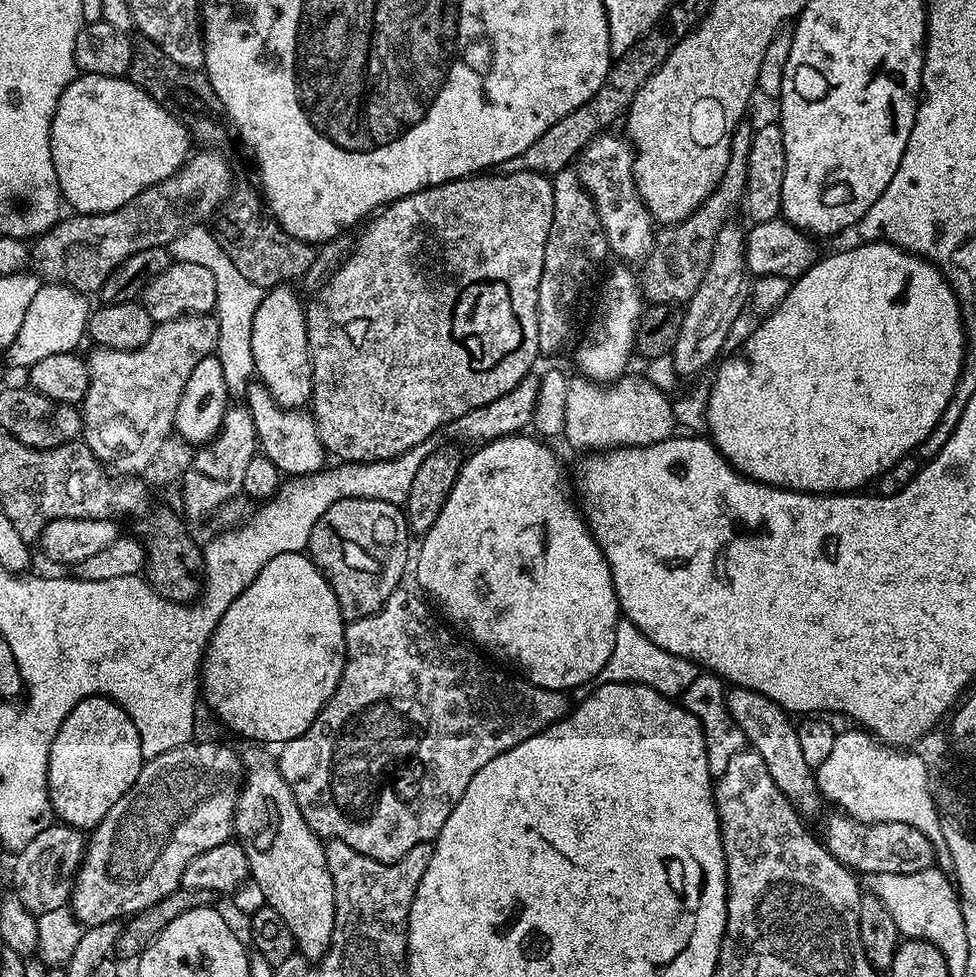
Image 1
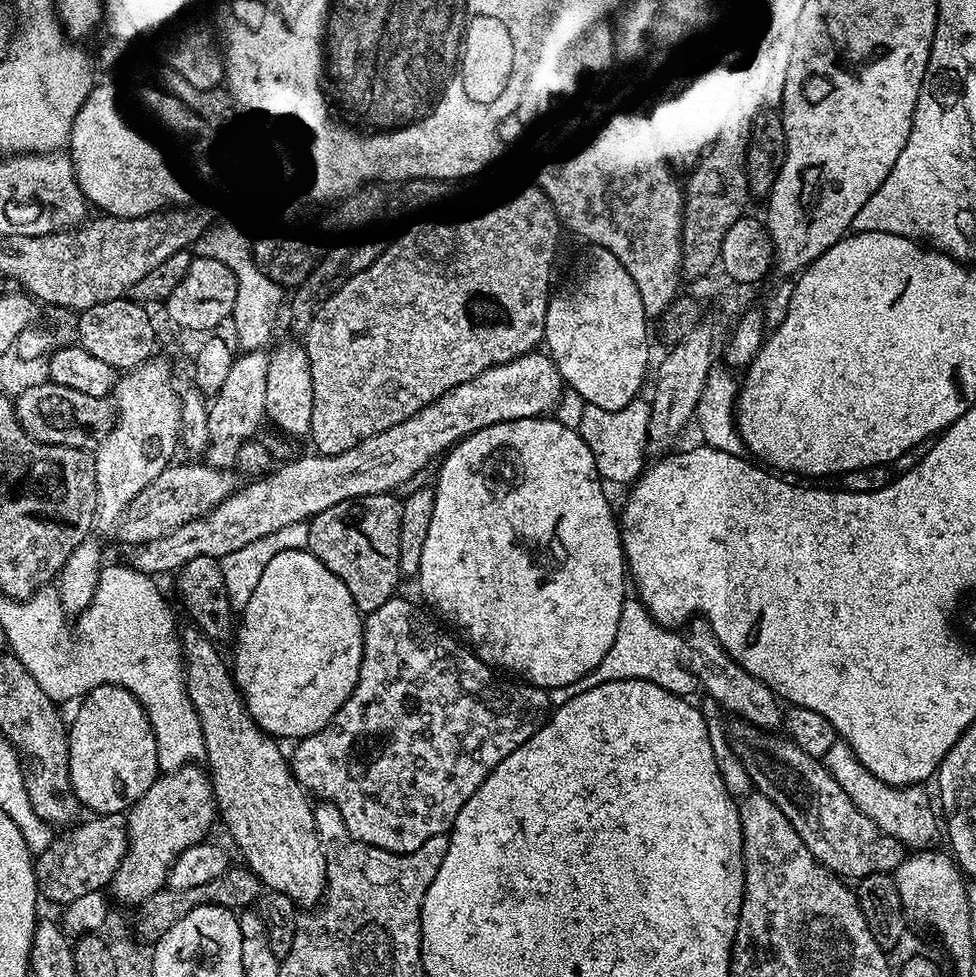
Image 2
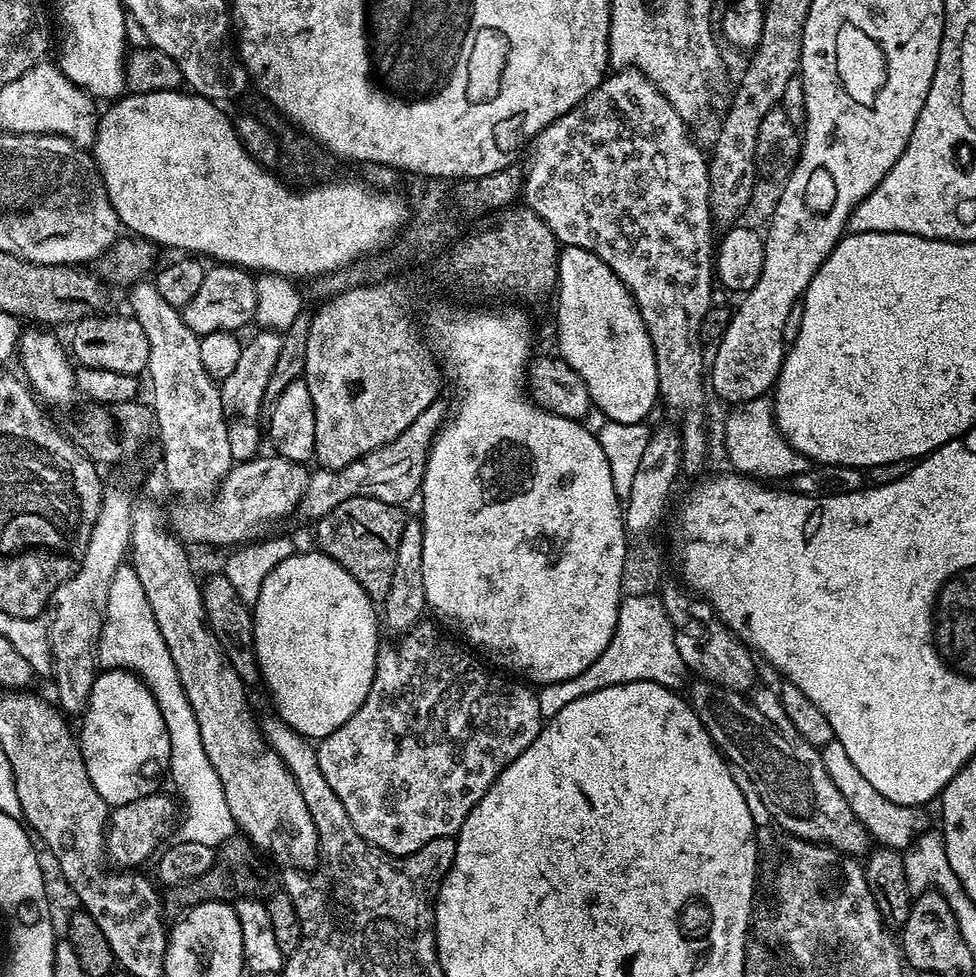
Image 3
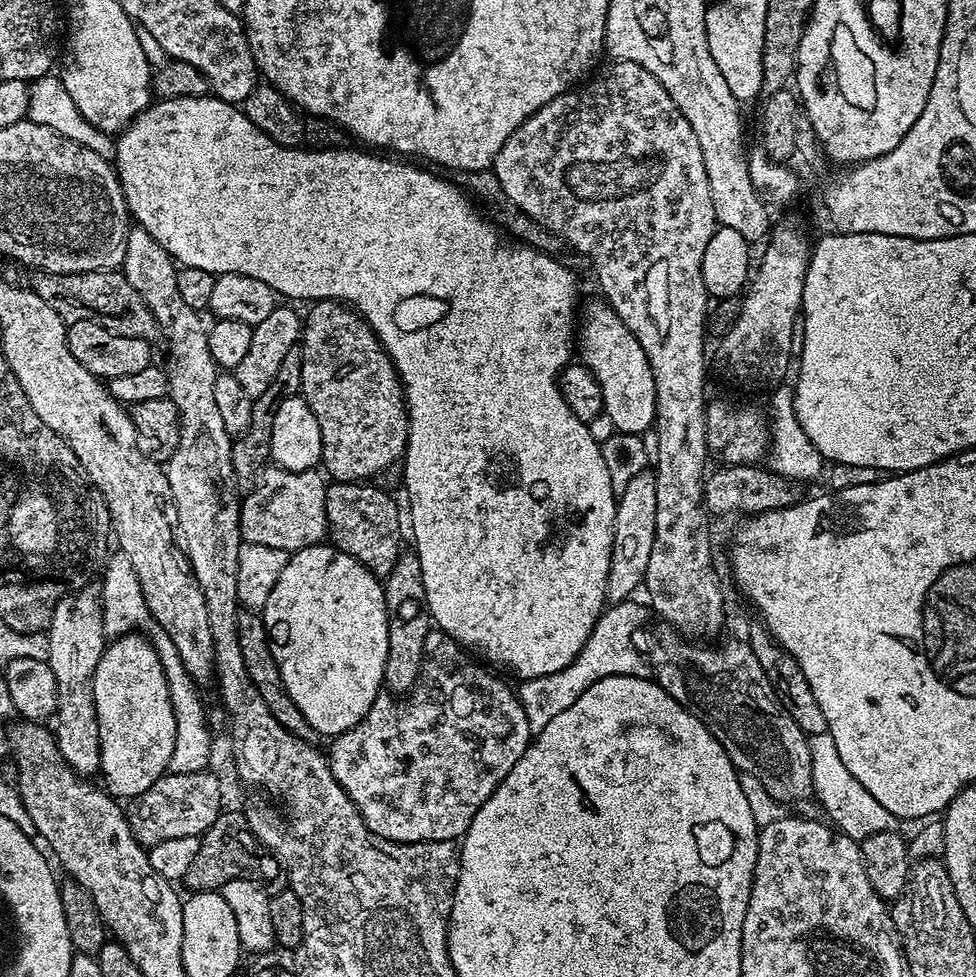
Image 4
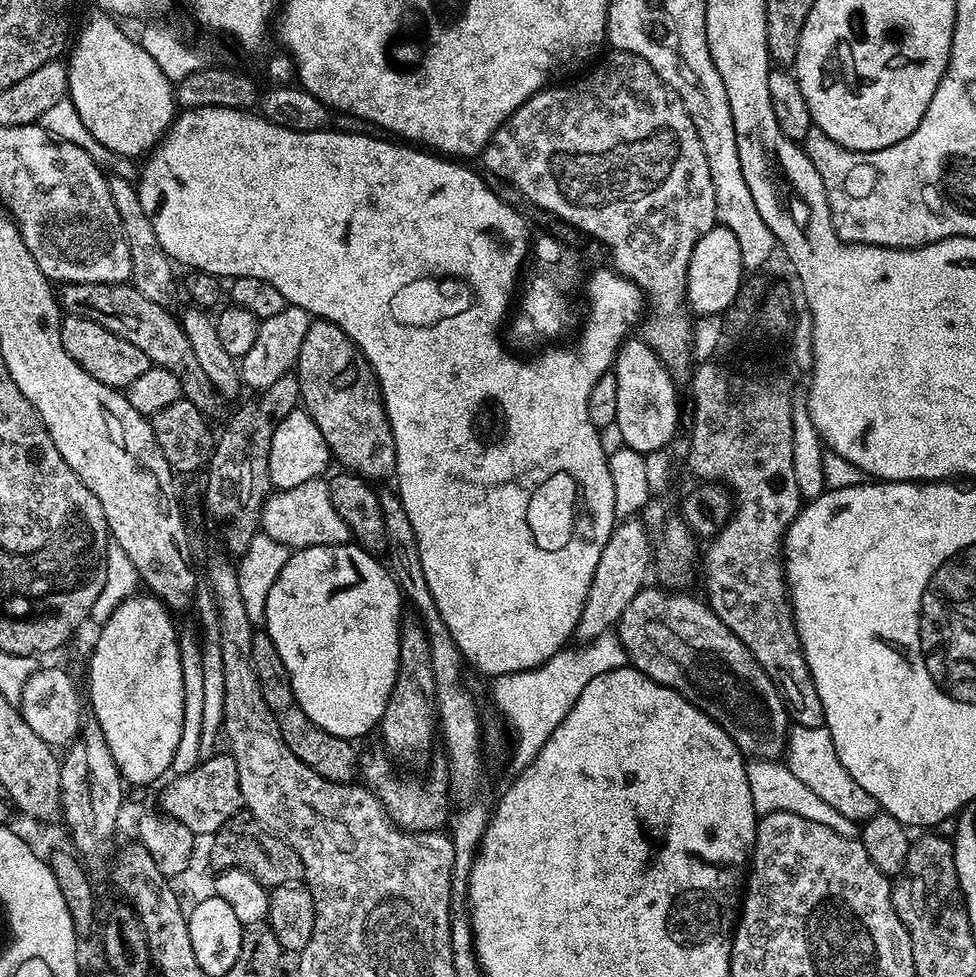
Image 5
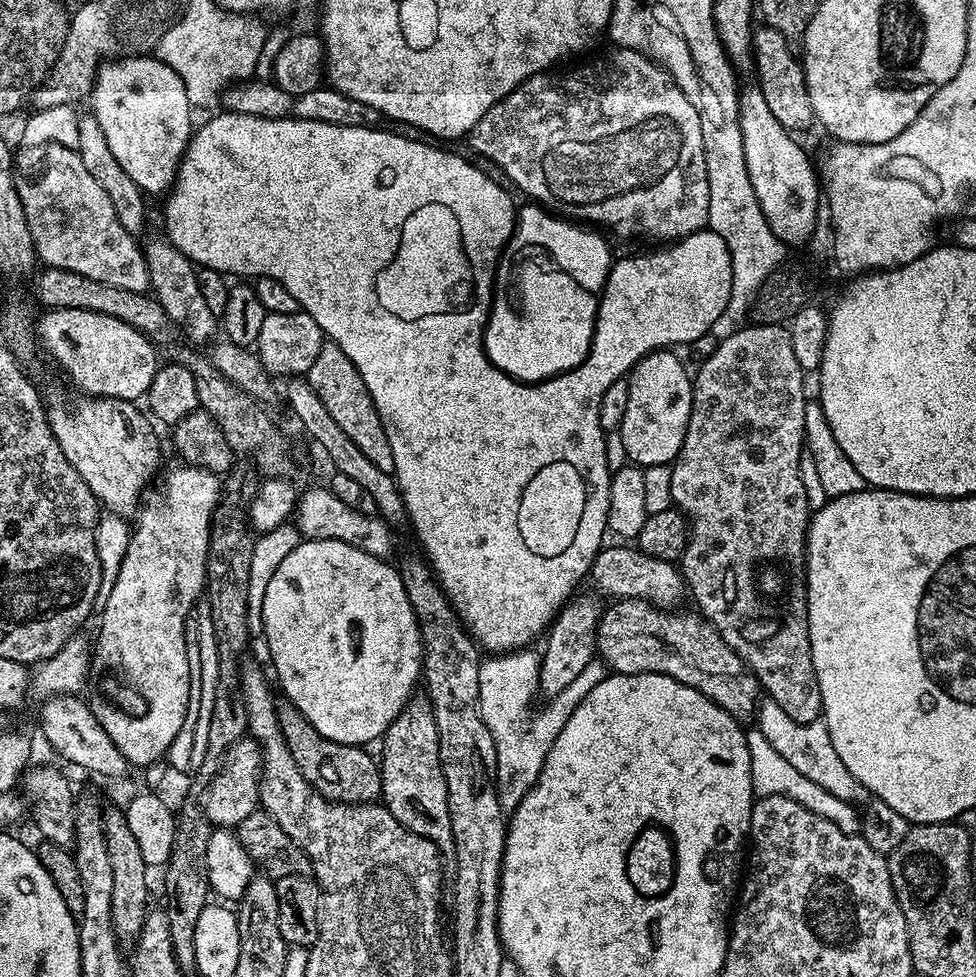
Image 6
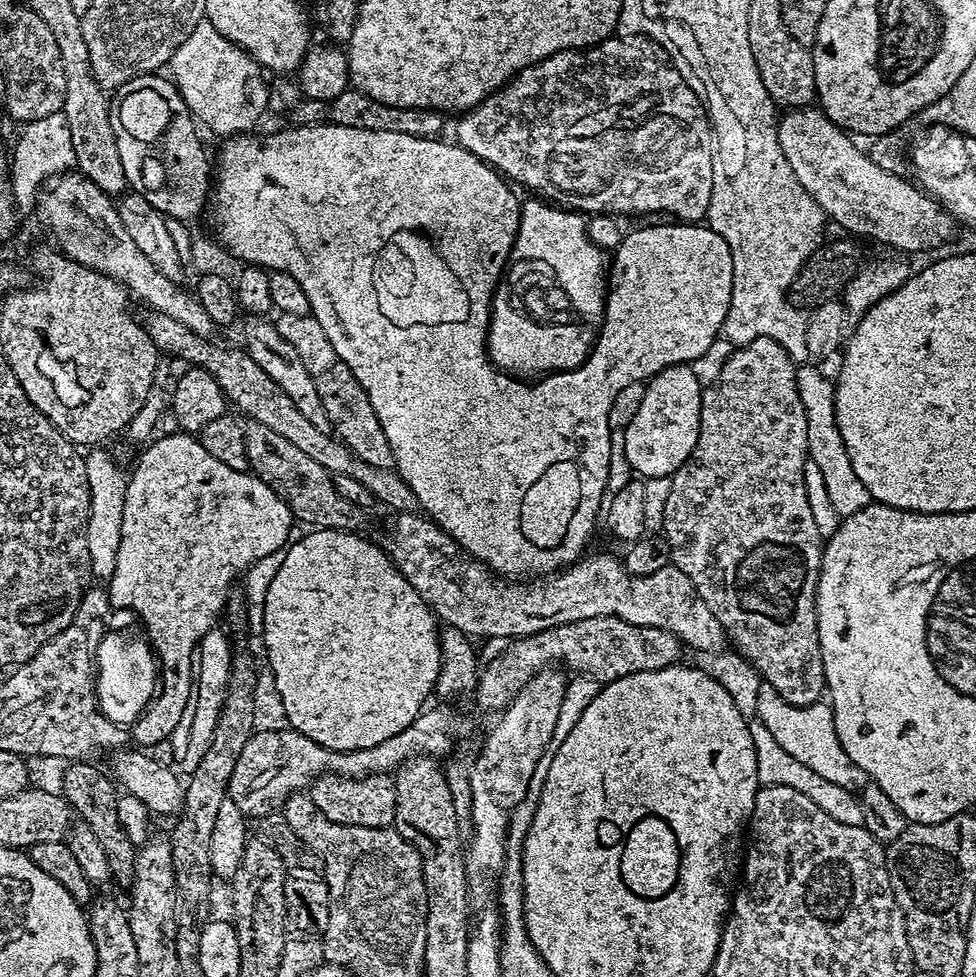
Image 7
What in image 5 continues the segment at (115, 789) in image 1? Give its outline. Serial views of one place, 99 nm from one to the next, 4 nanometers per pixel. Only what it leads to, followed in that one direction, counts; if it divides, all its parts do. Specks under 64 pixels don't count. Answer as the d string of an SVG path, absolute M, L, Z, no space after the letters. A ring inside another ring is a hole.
M137 594L129 598L129 600L124 600L118 605L117 608L111 609L110 615L112 617L109 618L108 621L105 622L104 625L100 628L100 633L96 636L96 645L92 648L92 657L88 660L88 696L86 692L86 700L92 703L92 712L94 715L94 722L96 725L102 730L102 734L106 738L106 746L110 746L110 754L114 754L114 762L118 766L118 770L120 771L120 775L124 777L125 781L129 785L132 784L152 784L156 779L159 778L160 775L165 771L166 773L172 767L172 759L174 758L174 750L178 750L178 738L182 738L182 718L184 717L184 687L182 686L182 662L180 661L180 646L182 643L181 637L176 637L176 628L172 625L172 616L173 613L167 608L166 605L158 599L157 596L153 596L151 594Z

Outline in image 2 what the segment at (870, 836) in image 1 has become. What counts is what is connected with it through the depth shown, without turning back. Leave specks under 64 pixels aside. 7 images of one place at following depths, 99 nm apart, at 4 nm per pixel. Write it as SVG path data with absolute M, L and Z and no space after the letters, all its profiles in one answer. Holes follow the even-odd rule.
M739 718L731 722L728 736L732 739L732 752L752 779L751 787L786 814L786 822L798 830L798 838L802 838L816 863L841 878L852 876L853 881L879 872L896 872L906 860L905 841L897 836L885 836L873 820L866 818L817 757L798 750L796 743L775 731L755 728Z

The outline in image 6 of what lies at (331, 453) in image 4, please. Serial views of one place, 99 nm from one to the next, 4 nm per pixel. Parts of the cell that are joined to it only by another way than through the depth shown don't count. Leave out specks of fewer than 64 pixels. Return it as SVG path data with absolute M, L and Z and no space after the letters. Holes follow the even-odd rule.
M326 342L322 350L318 350L318 358L314 358L314 366L310 366L306 379L314 394L322 398L322 406L326 406L330 418L346 430L350 442L354 442L354 446L358 446L358 450L378 466L378 470L394 473L394 454L390 450L390 438L386 438L382 418L378 418L378 410L362 382L362 374L358 374L354 362L342 354L337 344Z

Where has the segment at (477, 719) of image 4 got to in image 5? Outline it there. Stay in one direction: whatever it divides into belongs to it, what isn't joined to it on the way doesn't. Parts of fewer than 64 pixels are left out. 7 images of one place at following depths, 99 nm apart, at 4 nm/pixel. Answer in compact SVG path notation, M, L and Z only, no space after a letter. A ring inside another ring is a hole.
M383 751L380 752L370 753L365 760L363 757L362 780L364 776L363 783L370 786L376 797L384 803L388 817L408 832L441 831L450 820L450 785L446 779L445 769L434 769L432 777L425 784L420 780L396 780L395 774L392 773L393 761Z

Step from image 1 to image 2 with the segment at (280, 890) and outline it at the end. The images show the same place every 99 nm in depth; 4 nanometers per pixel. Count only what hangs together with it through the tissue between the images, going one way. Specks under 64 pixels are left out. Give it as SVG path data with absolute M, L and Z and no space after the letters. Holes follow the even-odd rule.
M188 626L185 632L183 629L184 681L190 694L190 702L198 714L198 722L202 726L206 771L212 781L212 792L216 796L222 824L224 820L233 842L244 855L243 863L256 875L265 889L286 894L301 909L315 909L321 903L324 887L328 883L326 858L316 833L313 801L304 787L296 781L289 757L279 748L281 745L253 722L244 705L244 698L232 678L229 661L223 660L219 651L221 649L199 628Z

